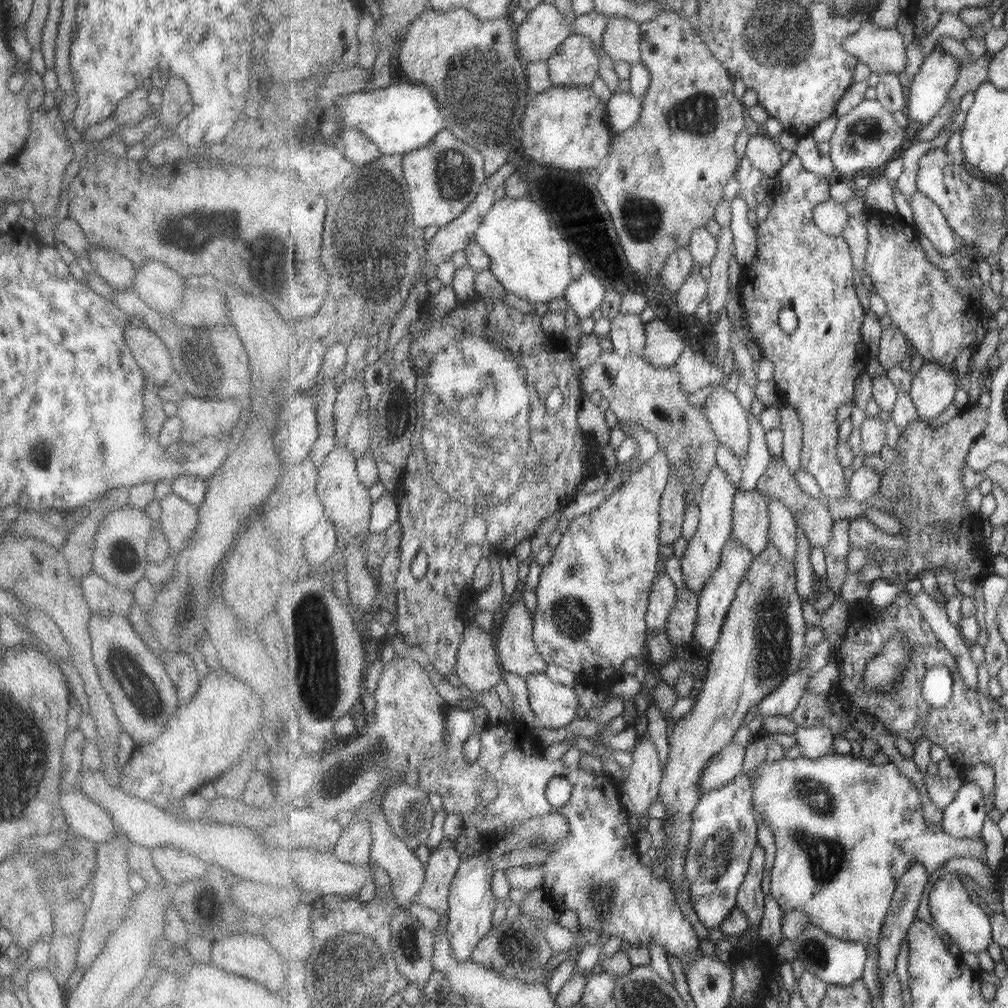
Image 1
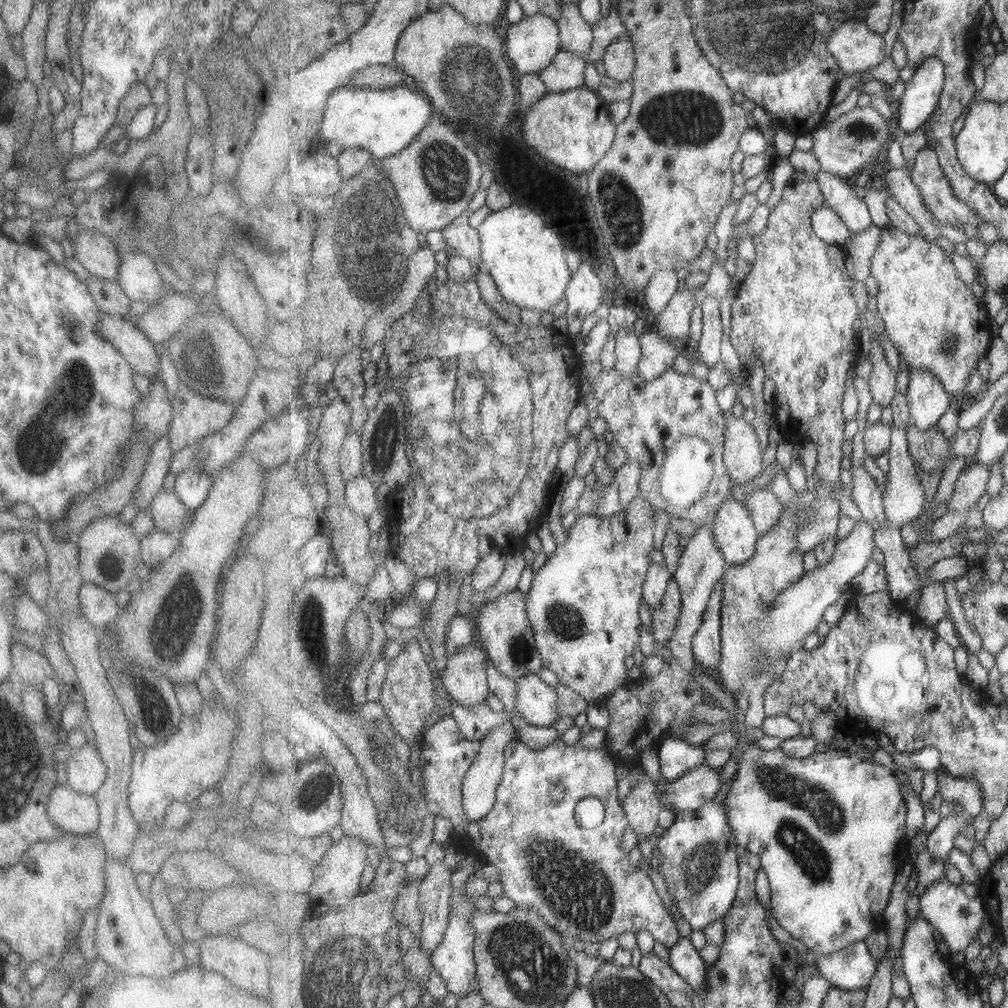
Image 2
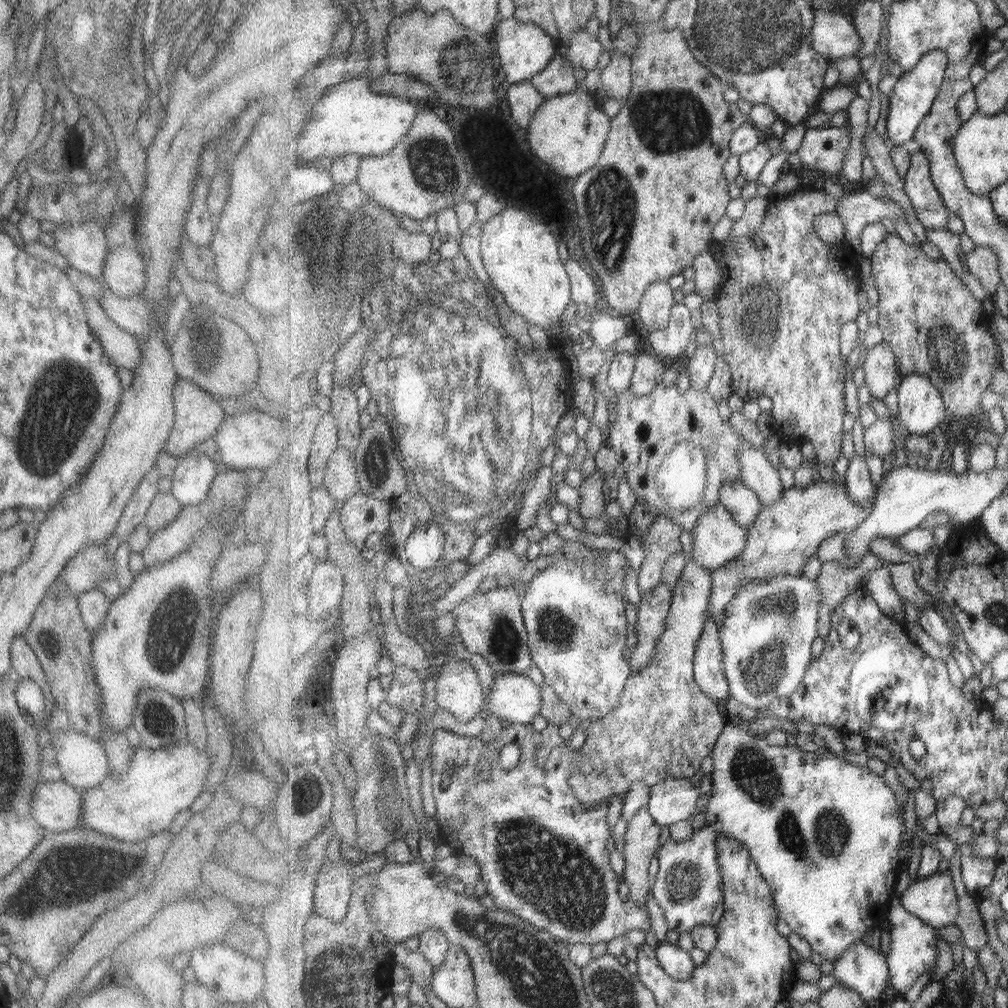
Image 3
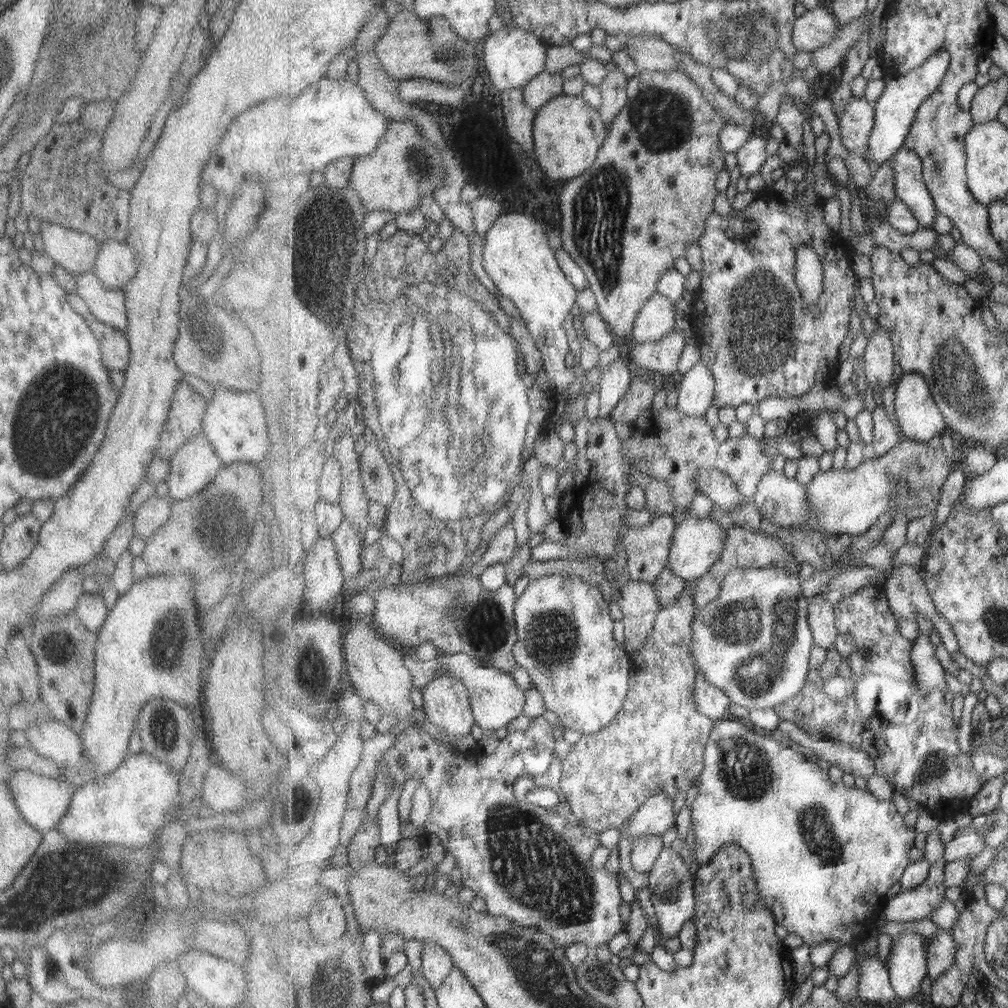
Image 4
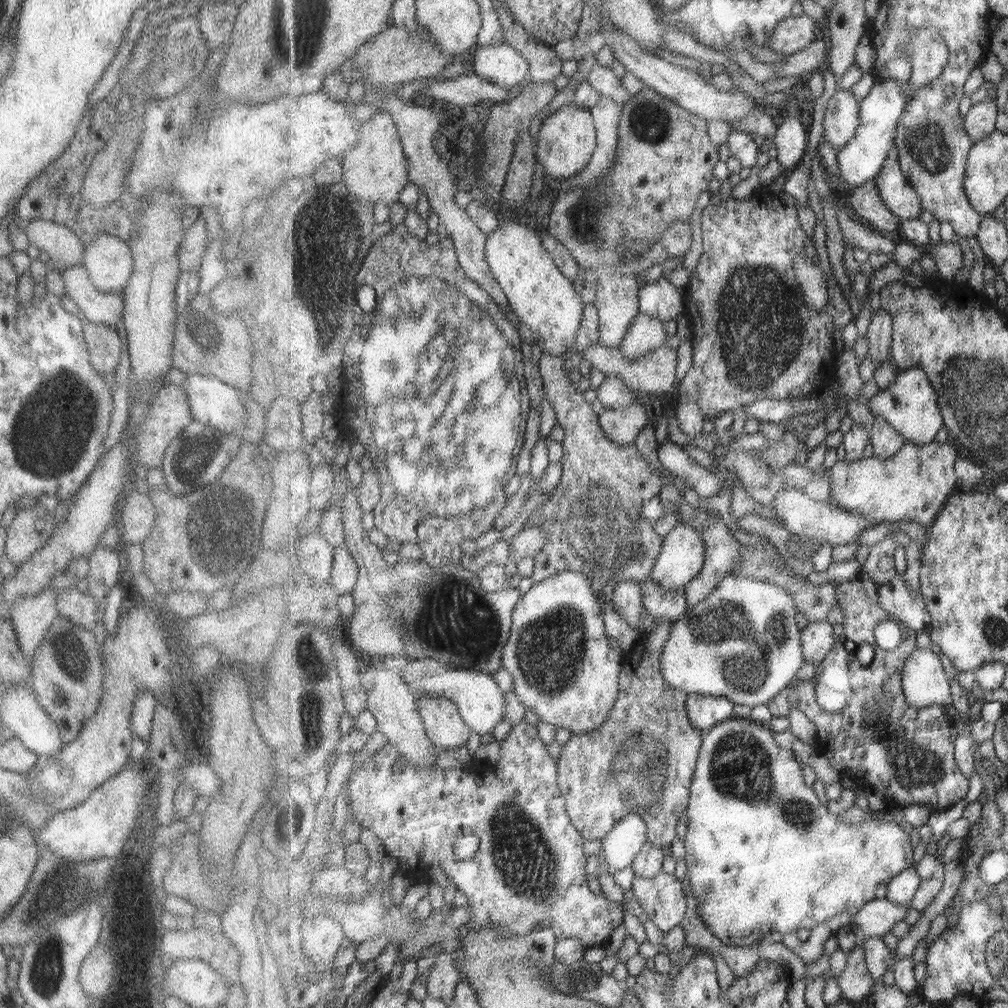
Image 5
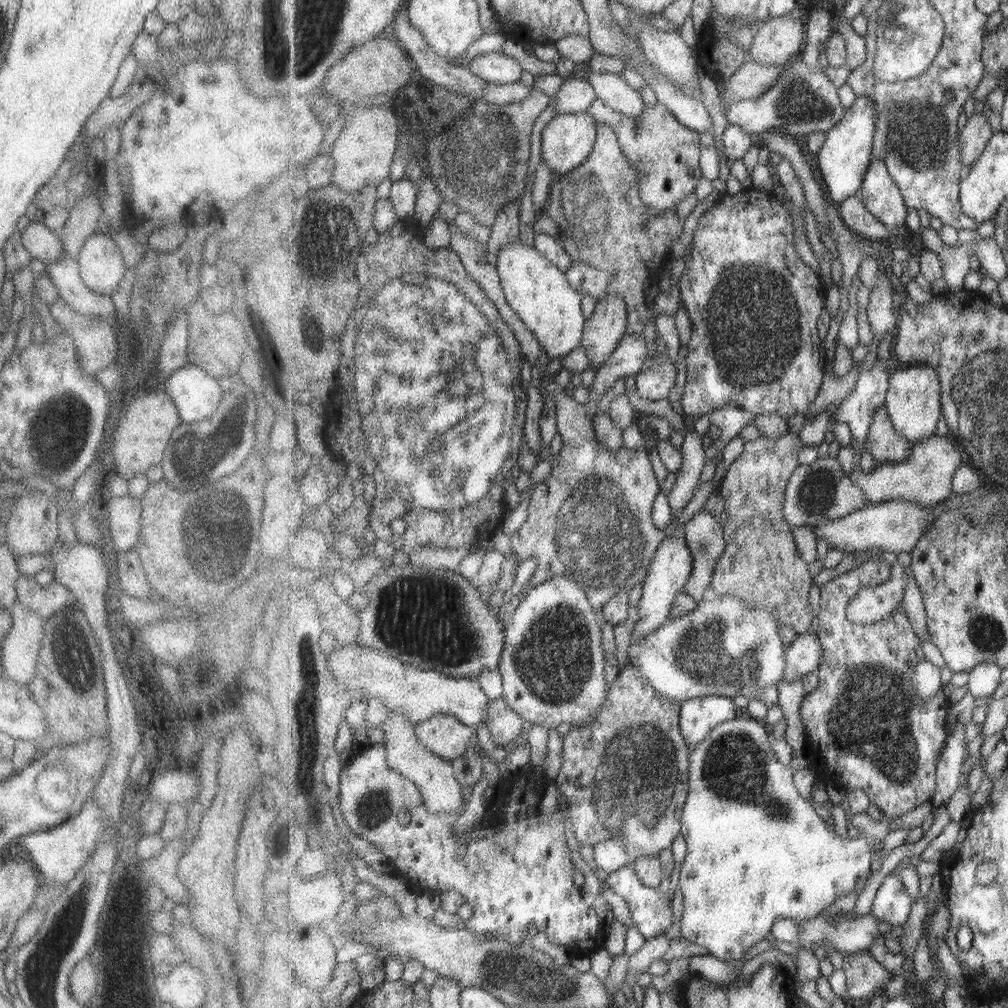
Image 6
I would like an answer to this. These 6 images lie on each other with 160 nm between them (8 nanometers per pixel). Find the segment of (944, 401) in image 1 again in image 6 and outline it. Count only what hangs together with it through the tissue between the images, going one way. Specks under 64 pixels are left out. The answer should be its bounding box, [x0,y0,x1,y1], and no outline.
[884,365,942,442]

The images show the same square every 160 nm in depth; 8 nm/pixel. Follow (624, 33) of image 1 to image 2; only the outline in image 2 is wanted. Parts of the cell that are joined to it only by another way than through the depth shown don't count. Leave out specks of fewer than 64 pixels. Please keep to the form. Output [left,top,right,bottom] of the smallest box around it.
[603,32,636,84]

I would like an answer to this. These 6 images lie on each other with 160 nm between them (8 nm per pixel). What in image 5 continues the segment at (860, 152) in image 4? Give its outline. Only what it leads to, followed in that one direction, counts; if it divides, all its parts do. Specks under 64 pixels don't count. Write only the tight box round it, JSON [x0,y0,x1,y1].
[822,87,860,150]

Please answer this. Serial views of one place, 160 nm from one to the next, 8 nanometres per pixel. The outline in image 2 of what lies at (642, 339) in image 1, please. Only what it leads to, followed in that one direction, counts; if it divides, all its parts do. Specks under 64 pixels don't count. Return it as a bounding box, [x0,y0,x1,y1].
[614,326,642,376]

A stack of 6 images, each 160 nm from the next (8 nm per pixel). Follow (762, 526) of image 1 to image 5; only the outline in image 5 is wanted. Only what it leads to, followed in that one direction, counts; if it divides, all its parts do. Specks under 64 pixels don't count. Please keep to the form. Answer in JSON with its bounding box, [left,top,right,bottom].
[652,522,706,590]

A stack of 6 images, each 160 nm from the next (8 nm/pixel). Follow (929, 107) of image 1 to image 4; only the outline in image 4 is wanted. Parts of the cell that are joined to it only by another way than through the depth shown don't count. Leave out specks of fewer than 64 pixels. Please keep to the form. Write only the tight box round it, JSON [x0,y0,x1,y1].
[866,49,952,168]

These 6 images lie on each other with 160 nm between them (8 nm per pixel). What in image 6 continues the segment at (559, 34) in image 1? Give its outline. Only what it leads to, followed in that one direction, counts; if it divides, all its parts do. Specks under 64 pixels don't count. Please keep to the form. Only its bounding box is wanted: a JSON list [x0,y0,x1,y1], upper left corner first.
[468,50,523,85]

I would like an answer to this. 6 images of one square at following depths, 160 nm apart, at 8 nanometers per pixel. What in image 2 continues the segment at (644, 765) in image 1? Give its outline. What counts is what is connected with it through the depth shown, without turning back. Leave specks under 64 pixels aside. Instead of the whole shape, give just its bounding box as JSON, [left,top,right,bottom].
[623,769,663,844]

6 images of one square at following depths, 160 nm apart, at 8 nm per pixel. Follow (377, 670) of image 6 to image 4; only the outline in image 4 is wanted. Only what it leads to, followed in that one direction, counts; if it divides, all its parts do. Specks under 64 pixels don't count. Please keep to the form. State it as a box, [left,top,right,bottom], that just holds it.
[439,653,527,731]

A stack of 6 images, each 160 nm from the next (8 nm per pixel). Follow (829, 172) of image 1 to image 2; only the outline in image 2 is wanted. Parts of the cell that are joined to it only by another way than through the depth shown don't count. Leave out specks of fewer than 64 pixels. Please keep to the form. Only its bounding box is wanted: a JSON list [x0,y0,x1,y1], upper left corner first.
[816,172,871,233]

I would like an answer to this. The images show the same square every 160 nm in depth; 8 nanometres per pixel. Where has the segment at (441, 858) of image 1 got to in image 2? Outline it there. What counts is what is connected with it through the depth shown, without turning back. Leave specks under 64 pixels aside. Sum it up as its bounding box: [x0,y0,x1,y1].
[419,858,455,952]

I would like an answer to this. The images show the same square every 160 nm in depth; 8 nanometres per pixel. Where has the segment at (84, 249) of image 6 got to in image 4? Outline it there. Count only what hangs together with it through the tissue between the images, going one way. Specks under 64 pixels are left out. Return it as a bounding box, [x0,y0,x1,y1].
[91,240,135,289]

